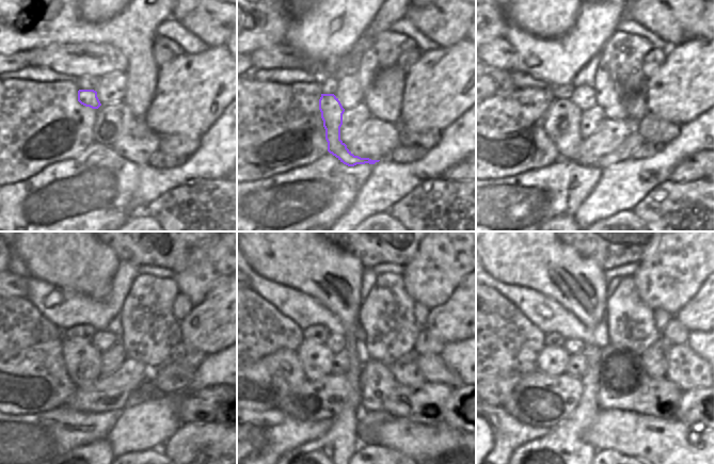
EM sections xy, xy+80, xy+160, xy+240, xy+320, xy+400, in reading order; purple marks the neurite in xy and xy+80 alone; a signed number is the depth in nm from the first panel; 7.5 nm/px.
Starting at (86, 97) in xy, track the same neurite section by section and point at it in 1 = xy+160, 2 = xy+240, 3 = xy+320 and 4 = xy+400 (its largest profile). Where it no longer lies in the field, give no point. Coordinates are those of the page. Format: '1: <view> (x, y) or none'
1: xy+160 (562, 117)
2: xy+240 (82, 360)
3: xy+320 (316, 358)
4: xy+400 (552, 361)

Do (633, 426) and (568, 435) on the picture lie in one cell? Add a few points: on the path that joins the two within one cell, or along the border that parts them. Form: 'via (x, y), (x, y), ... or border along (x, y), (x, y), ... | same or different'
border along (599, 412), (584, 434), (584, 440), (596, 449) | different

